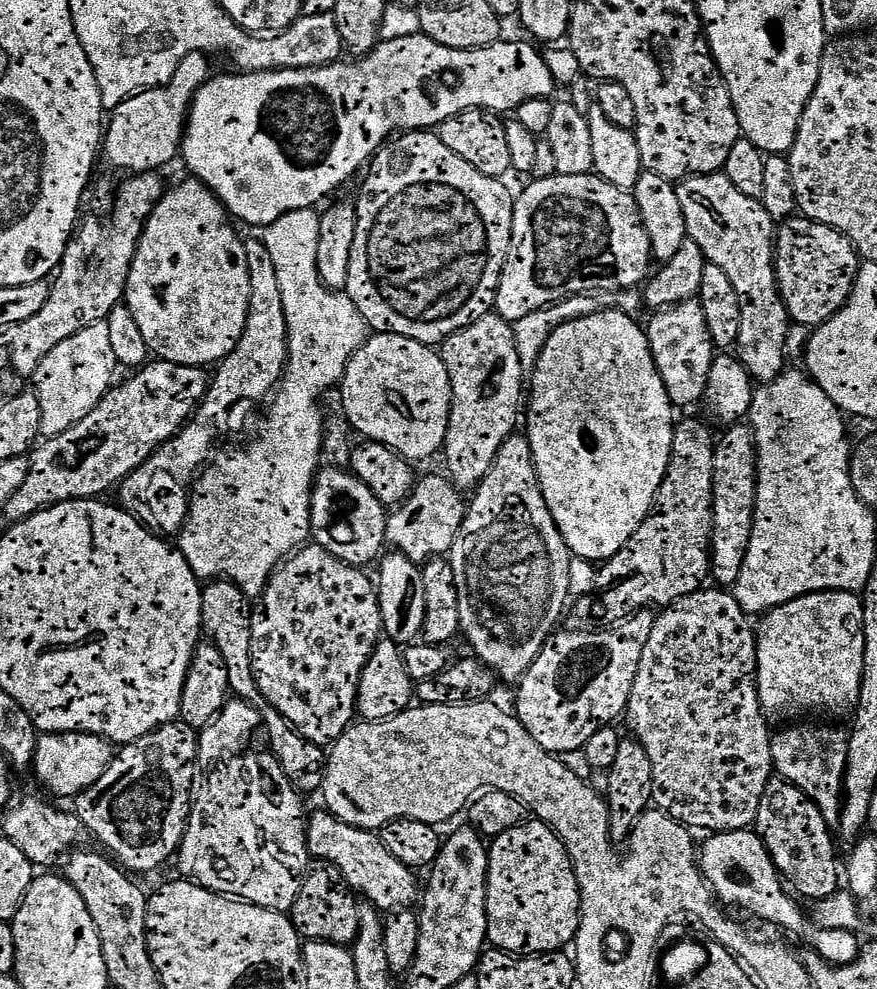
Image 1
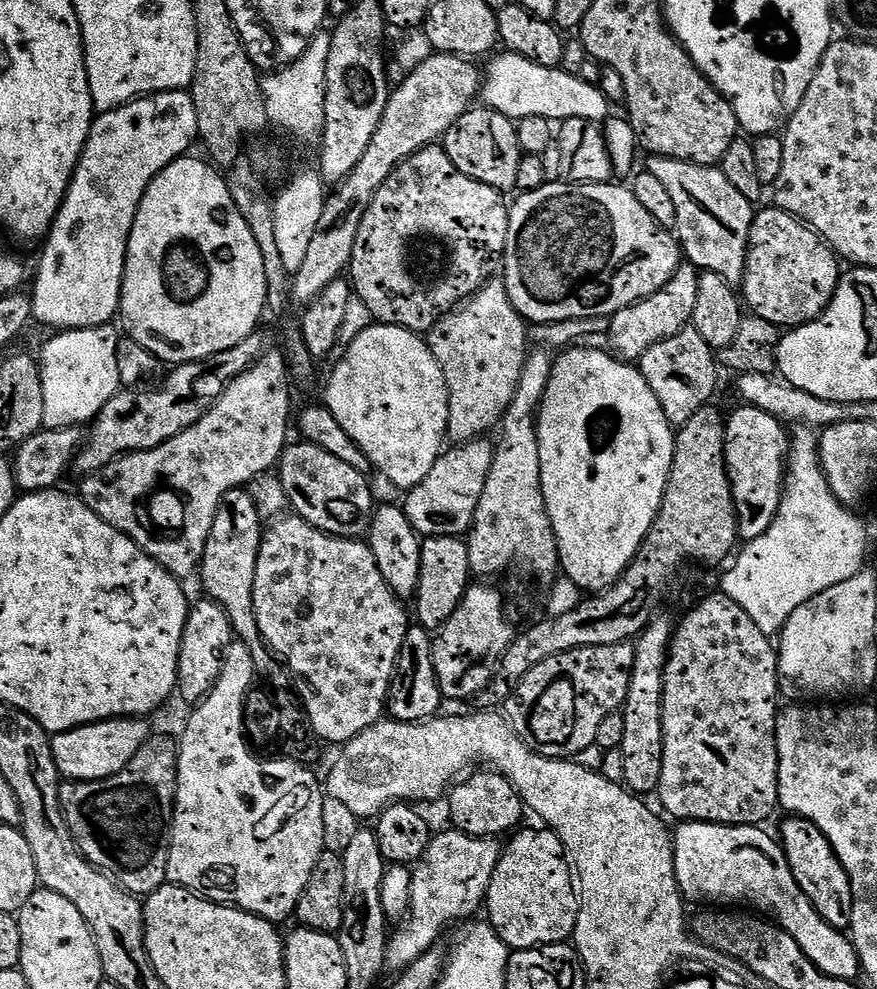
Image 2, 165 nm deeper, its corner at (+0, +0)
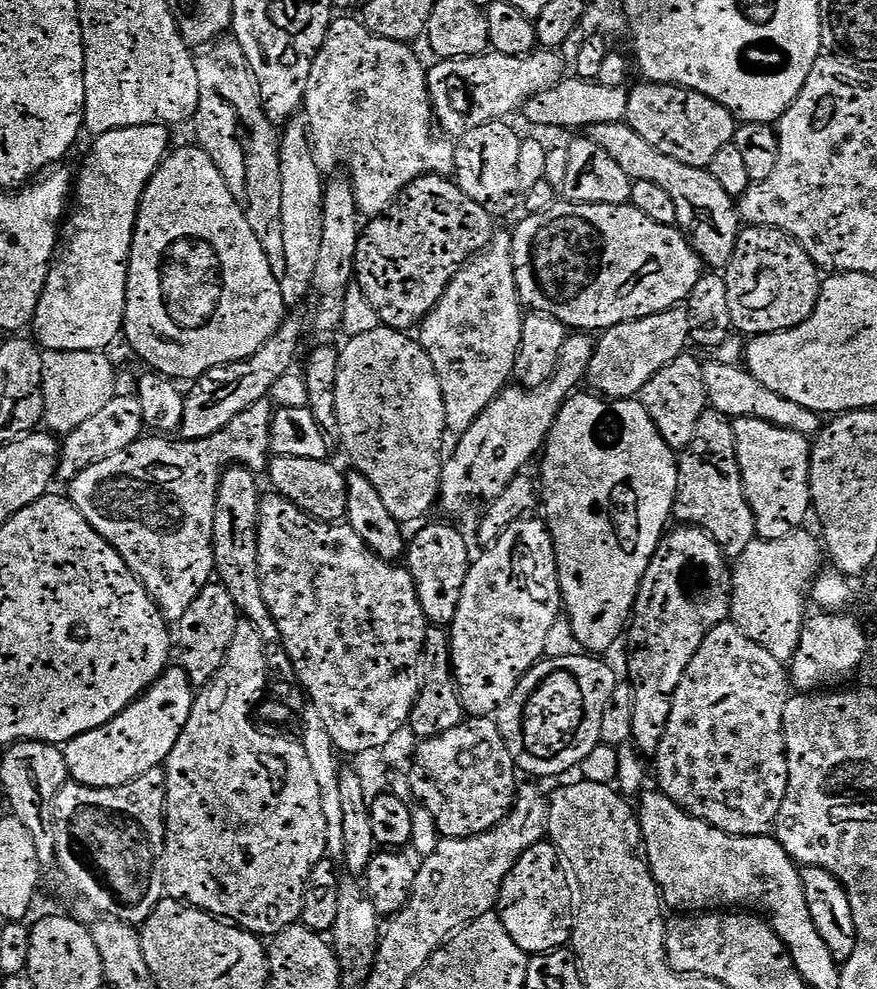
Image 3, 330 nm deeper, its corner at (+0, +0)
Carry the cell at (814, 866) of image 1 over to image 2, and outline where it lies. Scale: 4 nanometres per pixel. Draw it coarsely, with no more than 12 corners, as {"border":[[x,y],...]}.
{"border":[[788,818],[778,835],[802,894],[852,927],[852,887],[828,839]]}

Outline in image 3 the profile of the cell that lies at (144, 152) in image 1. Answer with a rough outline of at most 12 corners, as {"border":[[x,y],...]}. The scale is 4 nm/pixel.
{"border":[[110,130],[74,180],[31,335],[98,352],[121,335],[132,231],[170,151]]}

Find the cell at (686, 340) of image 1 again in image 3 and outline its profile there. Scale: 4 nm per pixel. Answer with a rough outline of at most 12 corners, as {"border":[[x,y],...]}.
{"border":[[674,358],[638,393],[673,450],[709,407],[704,364]]}

